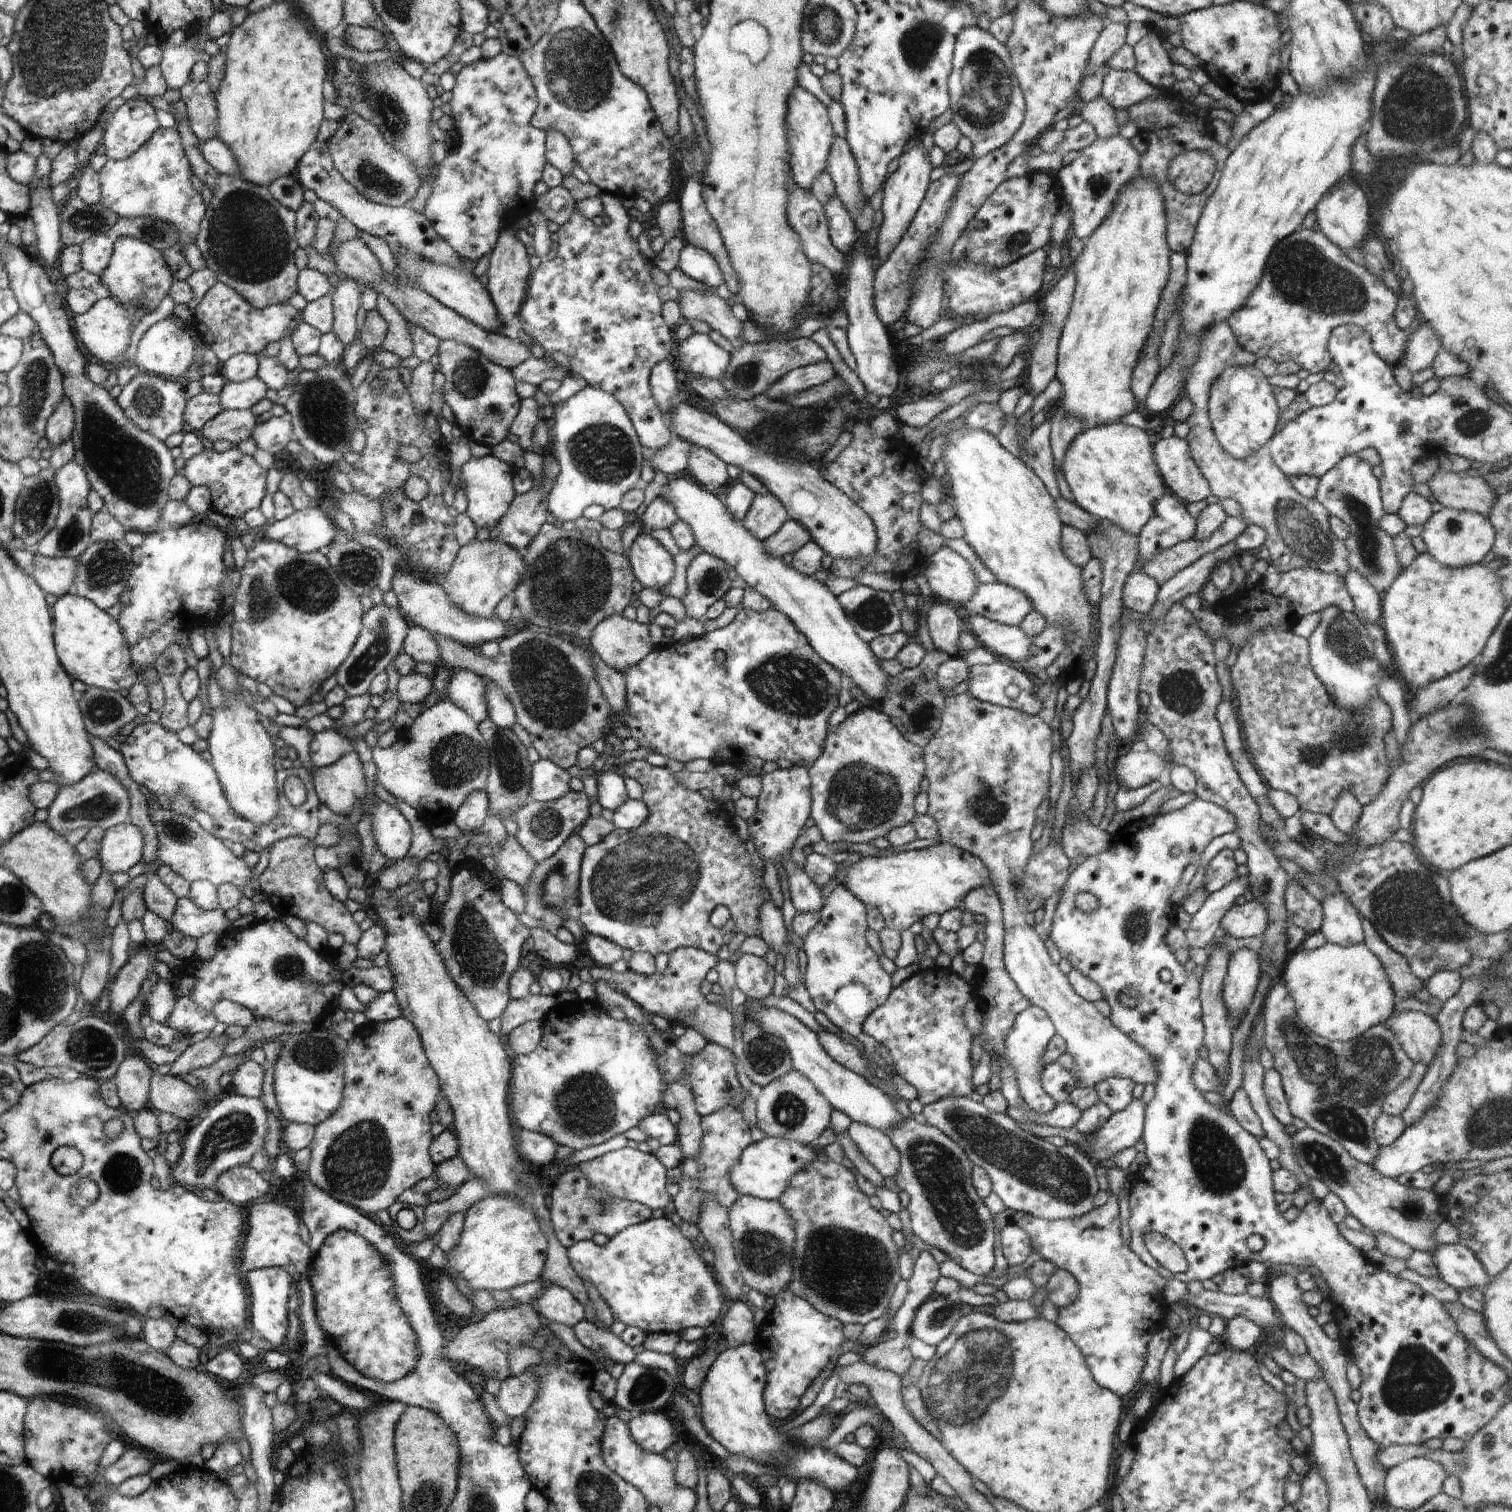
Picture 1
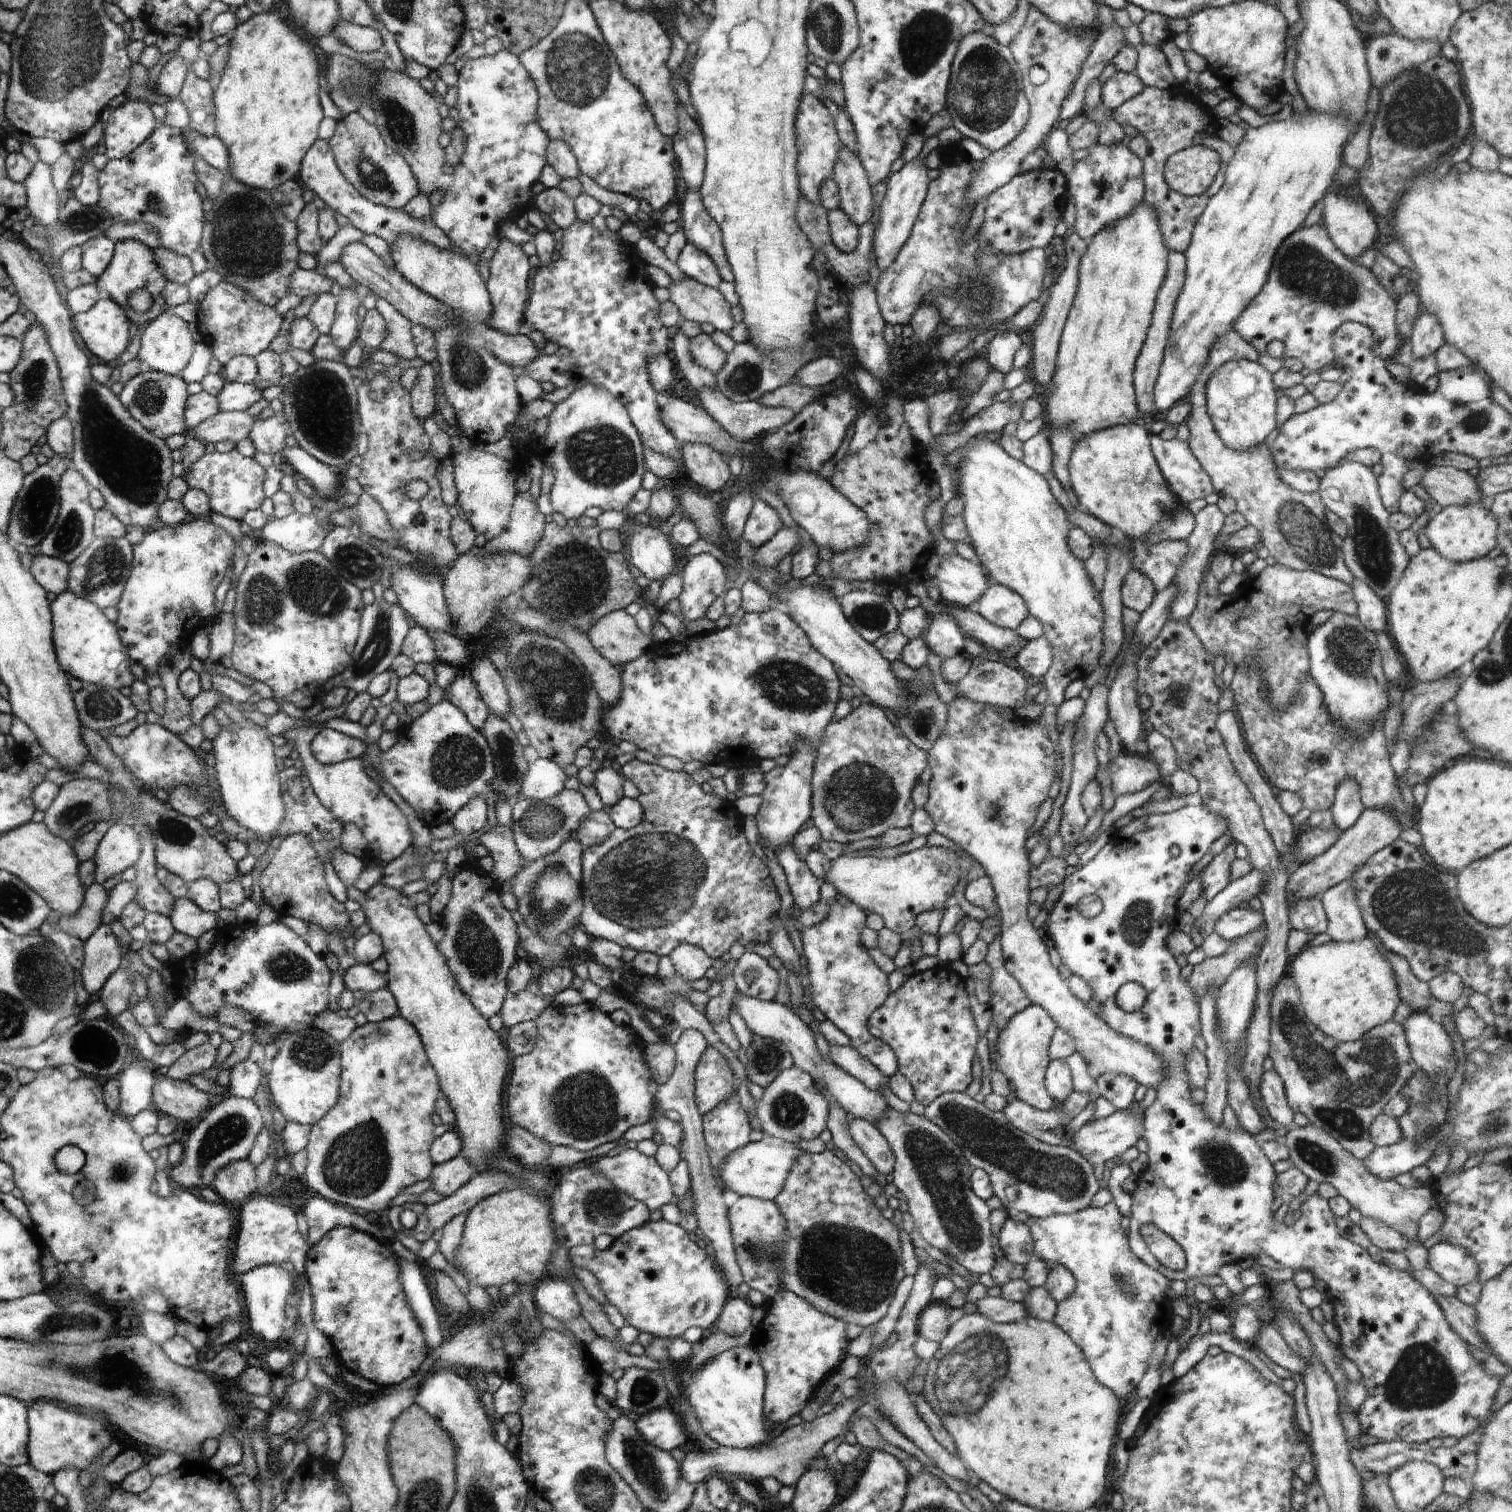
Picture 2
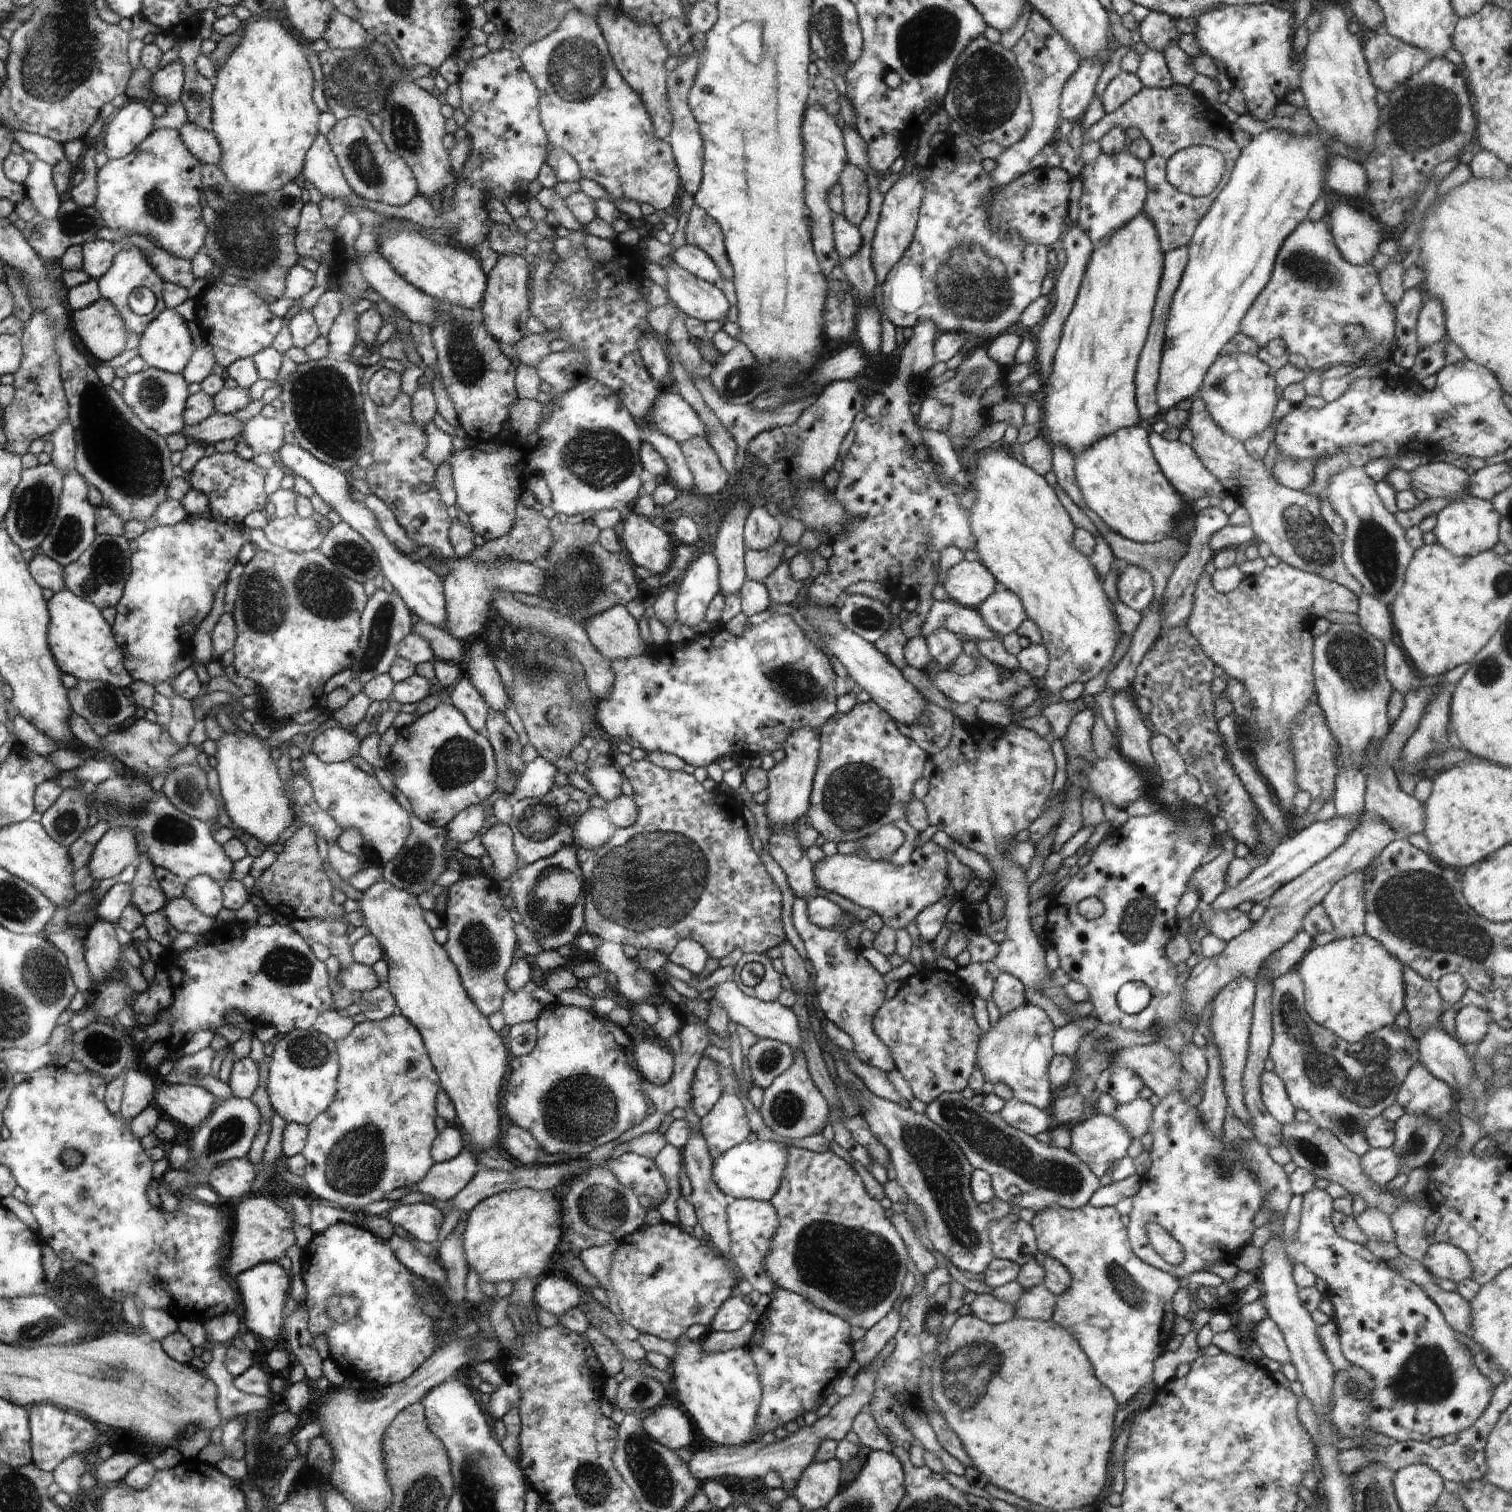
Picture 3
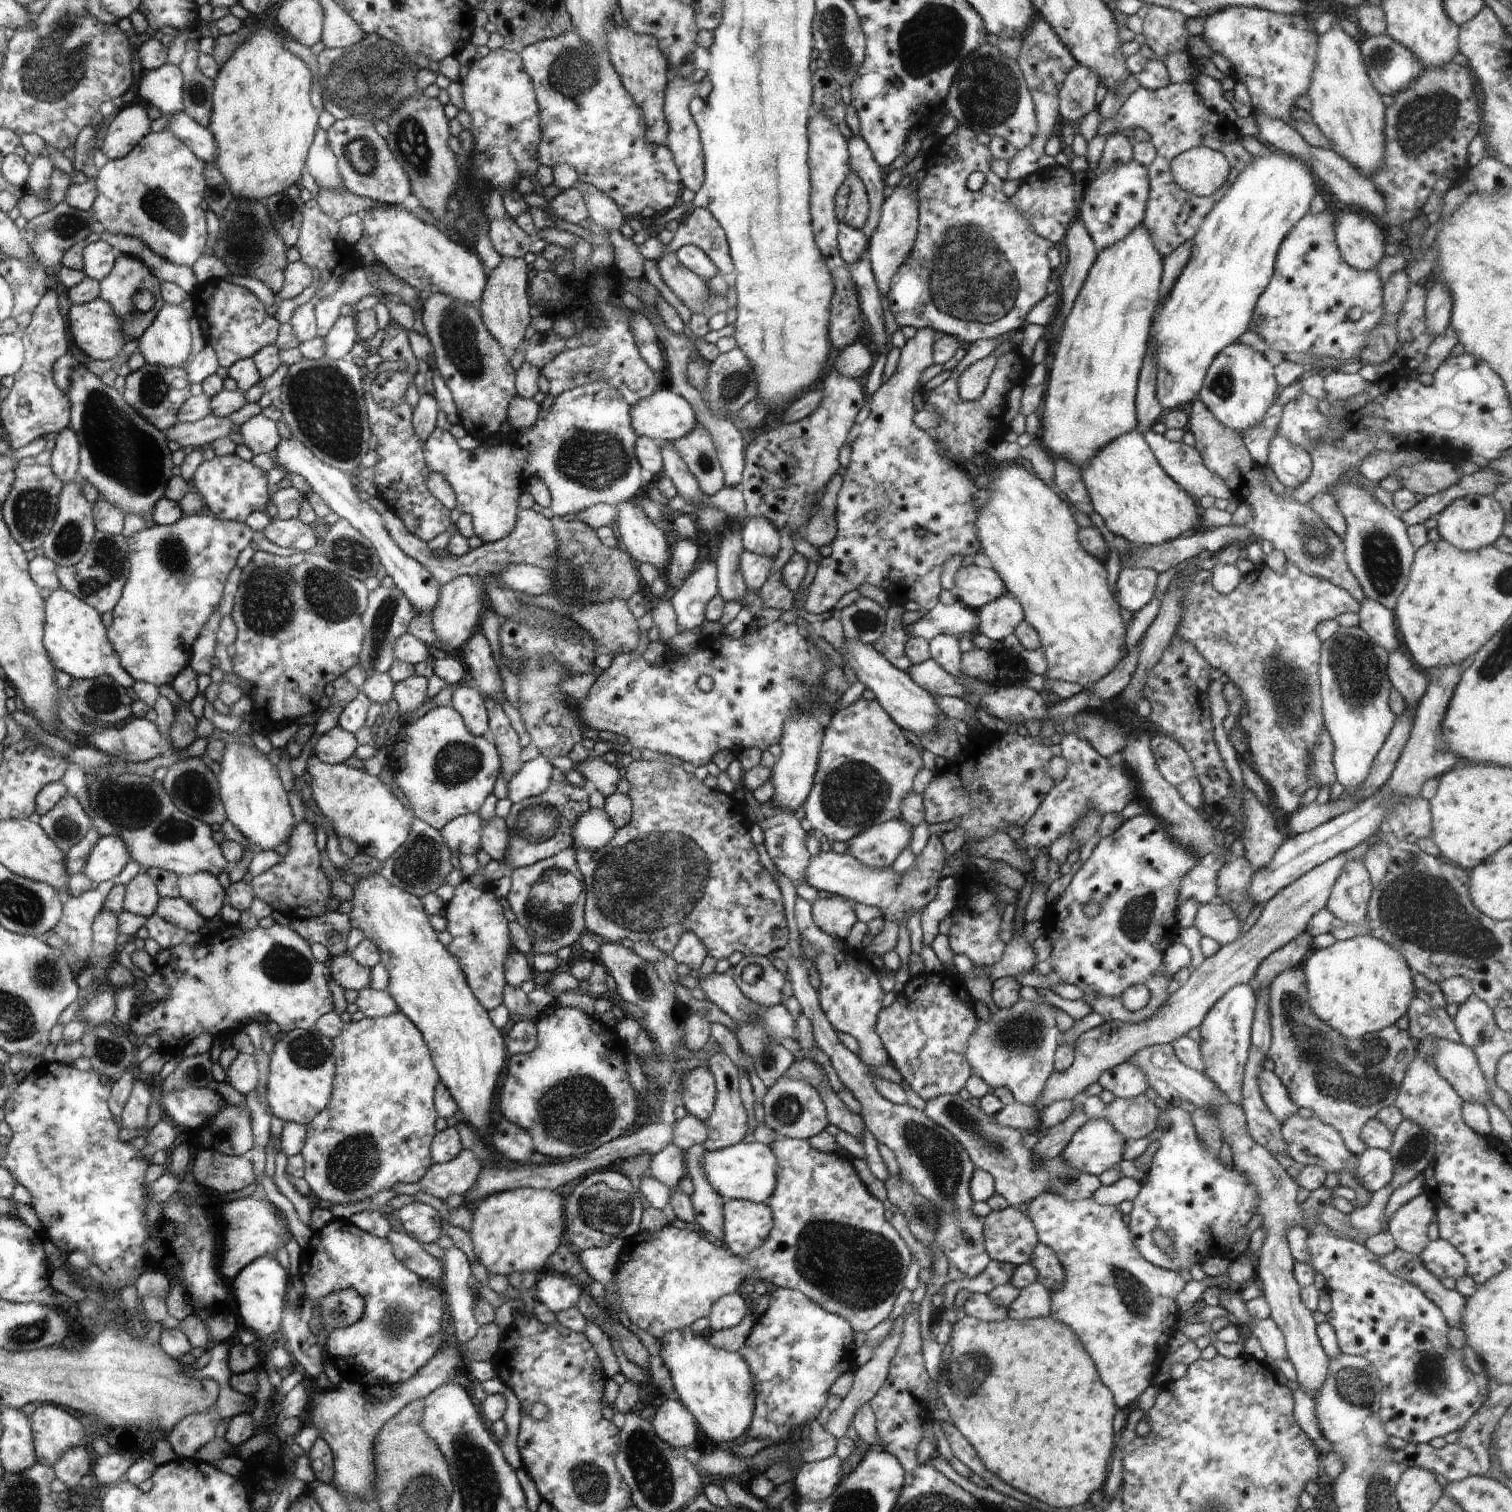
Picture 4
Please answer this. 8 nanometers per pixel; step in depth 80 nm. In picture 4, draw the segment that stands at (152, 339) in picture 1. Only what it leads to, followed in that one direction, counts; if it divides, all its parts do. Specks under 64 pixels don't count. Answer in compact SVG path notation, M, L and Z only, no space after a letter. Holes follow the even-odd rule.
M167 305L159 312L158 318L154 320L147 331L139 340L139 351L145 358L146 363L160 365L164 368L180 368L190 356L190 322L188 314L181 305Z

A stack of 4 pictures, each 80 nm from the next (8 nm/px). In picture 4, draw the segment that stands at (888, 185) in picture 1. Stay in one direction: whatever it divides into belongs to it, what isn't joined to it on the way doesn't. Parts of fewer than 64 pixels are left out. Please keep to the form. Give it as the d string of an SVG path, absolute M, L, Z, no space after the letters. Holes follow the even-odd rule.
M895 187L893 193L888 195L881 206L881 215L878 226L869 238L866 257L871 262L871 269L878 285L879 291L883 295L889 293L892 277L900 266L904 264L908 254L914 246L917 235L919 217L919 200L917 190L908 187Z

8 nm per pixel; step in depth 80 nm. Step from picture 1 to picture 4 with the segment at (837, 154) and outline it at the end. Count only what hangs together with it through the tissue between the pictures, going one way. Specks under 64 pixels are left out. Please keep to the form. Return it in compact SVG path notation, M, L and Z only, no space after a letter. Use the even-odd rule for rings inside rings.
M852 170L849 172L844 184L851 188L851 193L849 194L847 209L842 222L853 229L861 229L865 225L870 212L867 190L859 176Z

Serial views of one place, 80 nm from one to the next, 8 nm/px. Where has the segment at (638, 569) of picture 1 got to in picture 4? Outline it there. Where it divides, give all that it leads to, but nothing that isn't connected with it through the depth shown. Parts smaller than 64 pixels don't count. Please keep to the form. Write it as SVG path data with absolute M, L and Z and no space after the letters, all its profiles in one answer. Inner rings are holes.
M631 496L619 507L615 529L623 544L638 564L648 562L661 570L664 562L670 558L670 549L666 544L666 535L658 530L645 512L641 503L646 496Z

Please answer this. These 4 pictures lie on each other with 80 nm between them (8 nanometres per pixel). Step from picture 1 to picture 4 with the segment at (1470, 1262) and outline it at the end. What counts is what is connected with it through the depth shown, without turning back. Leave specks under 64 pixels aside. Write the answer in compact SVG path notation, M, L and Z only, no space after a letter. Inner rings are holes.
M1438 1237L1430 1241L1419 1254L1424 1268L1427 1268L1436 1278L1452 1277L1458 1280L1467 1274L1467 1262L1464 1256L1447 1240Z

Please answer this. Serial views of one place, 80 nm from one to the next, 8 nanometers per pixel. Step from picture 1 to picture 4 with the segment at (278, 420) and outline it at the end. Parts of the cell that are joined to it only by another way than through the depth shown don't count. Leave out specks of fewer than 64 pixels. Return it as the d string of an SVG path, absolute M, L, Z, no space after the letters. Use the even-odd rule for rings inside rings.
M262 413L254 415L250 420L239 426L243 443L257 454L274 454L278 443L281 441L276 422L268 419Z

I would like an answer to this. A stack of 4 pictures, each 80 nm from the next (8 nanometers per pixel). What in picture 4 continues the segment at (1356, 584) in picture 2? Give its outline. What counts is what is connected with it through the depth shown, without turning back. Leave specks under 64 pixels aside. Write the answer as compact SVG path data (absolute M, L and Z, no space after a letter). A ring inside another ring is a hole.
M1365 600L1360 603L1359 627L1384 650L1389 653L1400 649L1398 630L1394 624L1395 614L1379 602Z

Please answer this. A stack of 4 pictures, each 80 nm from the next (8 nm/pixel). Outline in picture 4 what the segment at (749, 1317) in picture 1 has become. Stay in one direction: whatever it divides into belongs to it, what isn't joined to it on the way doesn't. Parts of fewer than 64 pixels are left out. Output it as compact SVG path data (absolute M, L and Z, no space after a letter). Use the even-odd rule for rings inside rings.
M739 1291L721 1296L711 1308L709 1332L735 1327L751 1310Z

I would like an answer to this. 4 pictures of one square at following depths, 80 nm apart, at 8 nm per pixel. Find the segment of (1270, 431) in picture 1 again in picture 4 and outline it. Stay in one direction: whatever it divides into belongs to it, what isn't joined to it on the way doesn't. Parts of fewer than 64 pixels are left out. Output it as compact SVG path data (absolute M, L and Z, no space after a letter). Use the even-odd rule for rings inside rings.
M1242 343L1229 344L1224 350L1218 353L1212 364L1208 367L1198 400L1202 401L1208 410L1222 424L1233 431L1242 432L1258 424L1265 415L1265 412L1275 403L1279 391L1279 384L1276 382L1272 363L1264 357L1263 353L1256 352L1252 347Z

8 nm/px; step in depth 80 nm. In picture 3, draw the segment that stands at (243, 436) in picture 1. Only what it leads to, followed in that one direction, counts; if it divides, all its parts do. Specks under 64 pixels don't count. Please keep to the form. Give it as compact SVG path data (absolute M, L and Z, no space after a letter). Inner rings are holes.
M214 412L208 418L195 425L188 425L182 434L187 440L194 440L205 446L226 439L239 440L244 430L241 420L234 415Z

